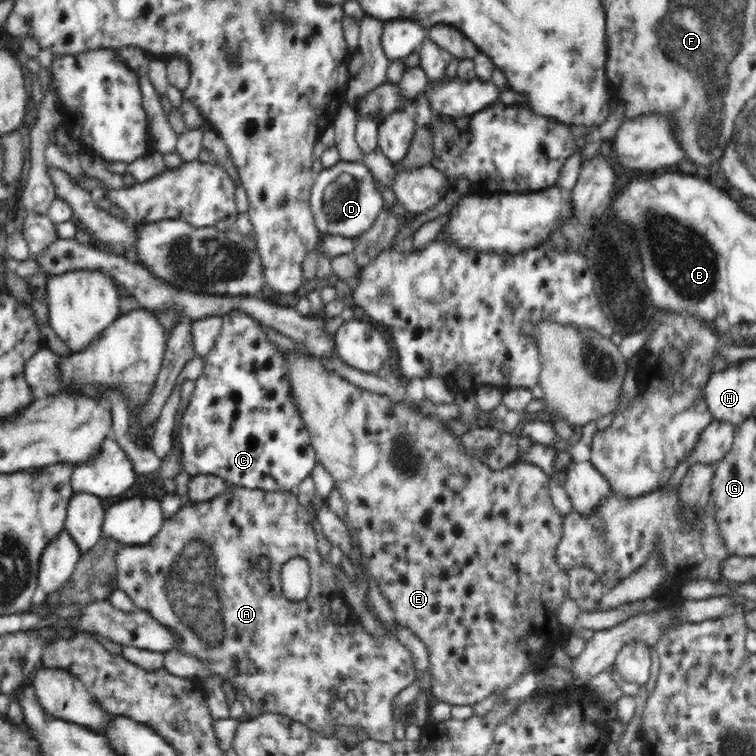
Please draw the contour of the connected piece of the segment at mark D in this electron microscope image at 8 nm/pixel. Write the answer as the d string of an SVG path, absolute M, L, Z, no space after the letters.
M341 160L332 168L316 174L309 202L316 226L322 234L355 238L372 228L378 215L387 208L375 181L369 168L360 161Z

